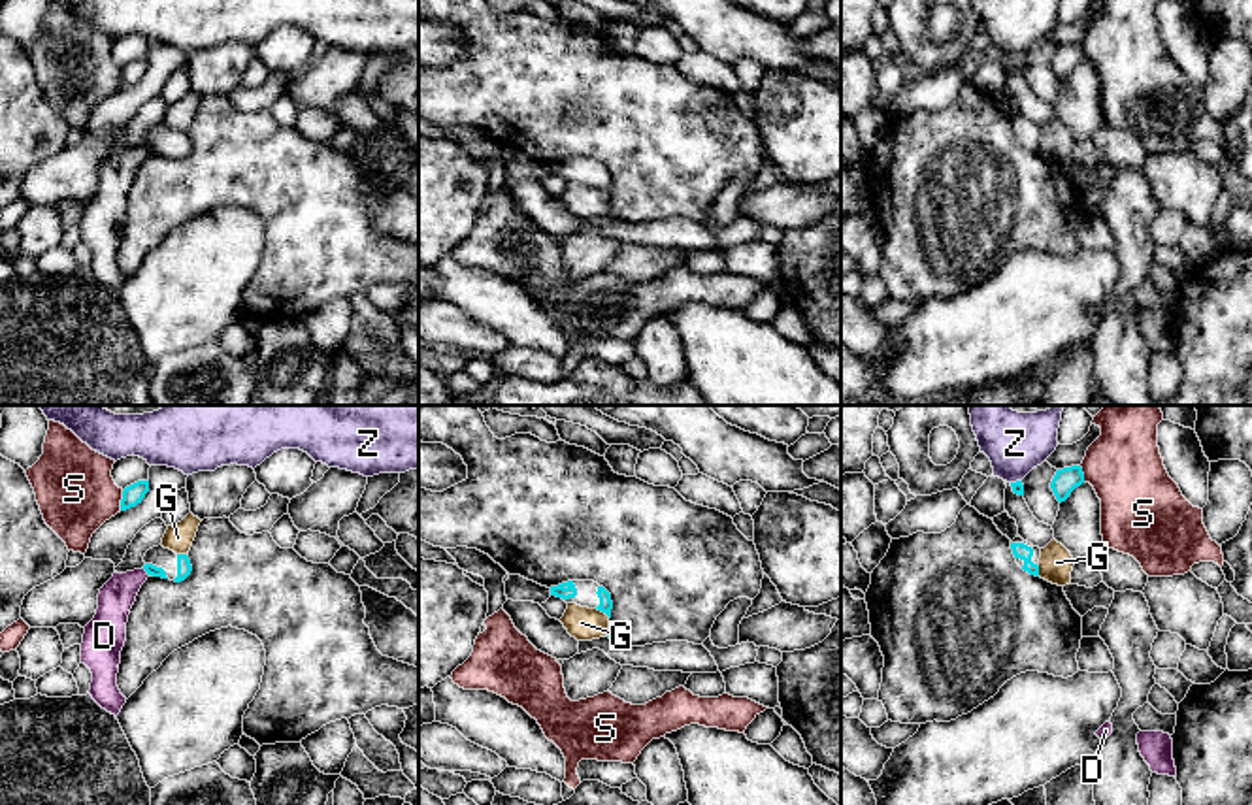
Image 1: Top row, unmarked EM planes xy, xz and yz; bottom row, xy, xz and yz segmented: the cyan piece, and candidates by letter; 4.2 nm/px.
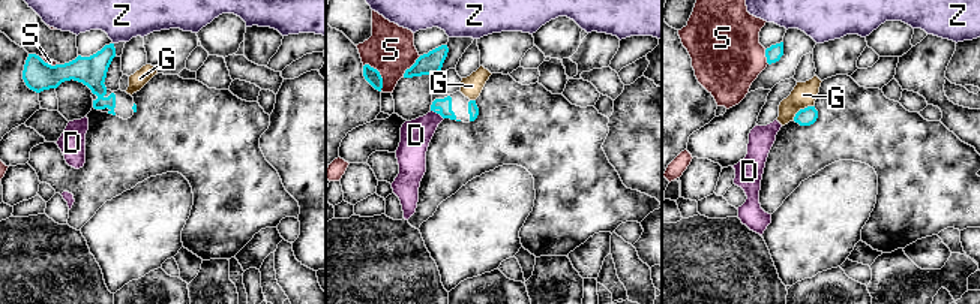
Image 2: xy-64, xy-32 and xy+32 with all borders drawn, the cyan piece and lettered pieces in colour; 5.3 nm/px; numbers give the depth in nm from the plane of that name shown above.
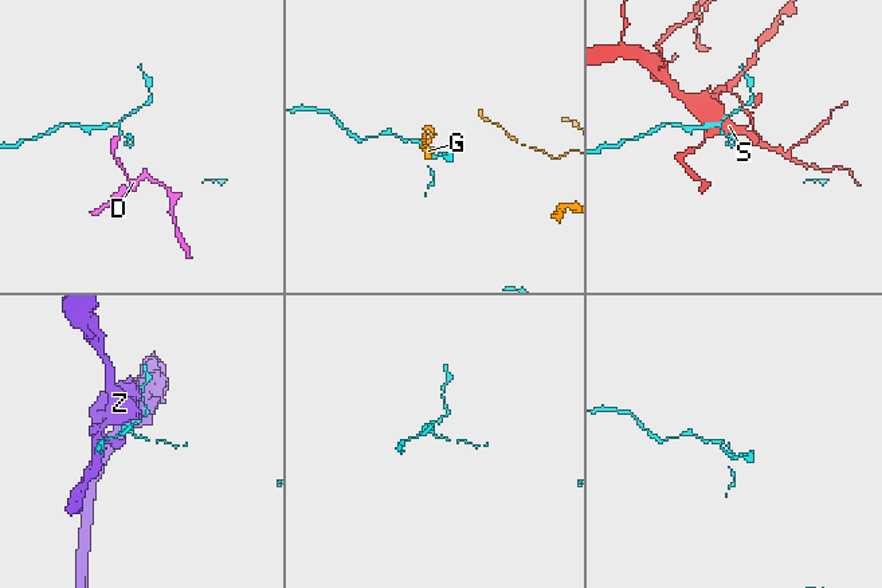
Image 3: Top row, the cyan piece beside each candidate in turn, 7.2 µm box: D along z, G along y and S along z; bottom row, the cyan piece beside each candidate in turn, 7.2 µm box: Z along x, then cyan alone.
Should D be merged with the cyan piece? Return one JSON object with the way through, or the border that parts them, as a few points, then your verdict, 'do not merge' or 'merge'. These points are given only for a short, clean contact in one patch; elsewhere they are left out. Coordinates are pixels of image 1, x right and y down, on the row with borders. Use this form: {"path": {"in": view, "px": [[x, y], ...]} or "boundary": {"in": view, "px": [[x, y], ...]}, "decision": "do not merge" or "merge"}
{"boundary": {"in": "xy", "px": [[144, 568], [148, 575]]}, "decision": "do not merge"}

